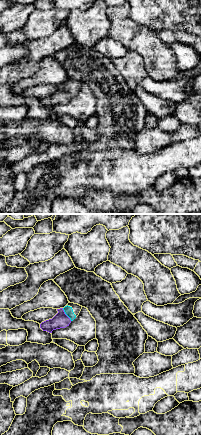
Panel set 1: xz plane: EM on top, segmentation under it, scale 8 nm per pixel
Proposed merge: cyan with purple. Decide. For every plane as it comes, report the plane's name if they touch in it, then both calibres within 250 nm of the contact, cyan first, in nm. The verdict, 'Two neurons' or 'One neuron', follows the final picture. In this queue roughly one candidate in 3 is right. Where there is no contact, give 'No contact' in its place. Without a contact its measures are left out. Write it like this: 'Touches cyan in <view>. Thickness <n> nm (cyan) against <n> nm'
Touches cyan in xz. Thickness 70 nm (cyan) against 120 nm

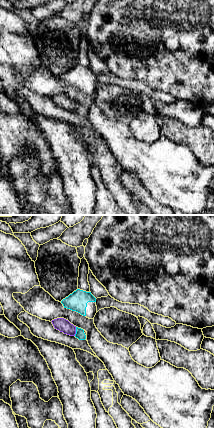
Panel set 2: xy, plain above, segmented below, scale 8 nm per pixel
Touches cyan in xy. Thickness 70 nm (cyan) against 110 nm

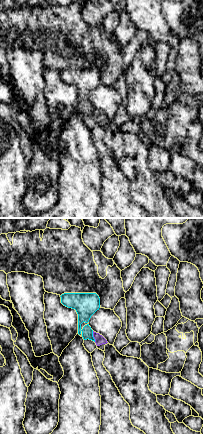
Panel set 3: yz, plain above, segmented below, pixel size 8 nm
Touches cyan in yz. Thickness 170 nm (cyan) against 80 nm

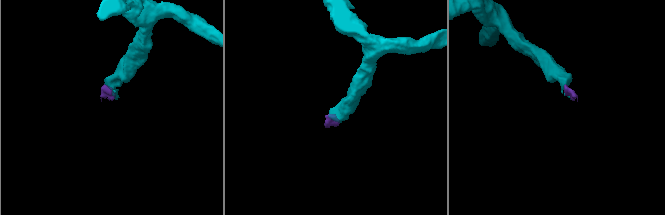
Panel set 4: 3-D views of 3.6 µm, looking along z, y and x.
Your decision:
One neuron

